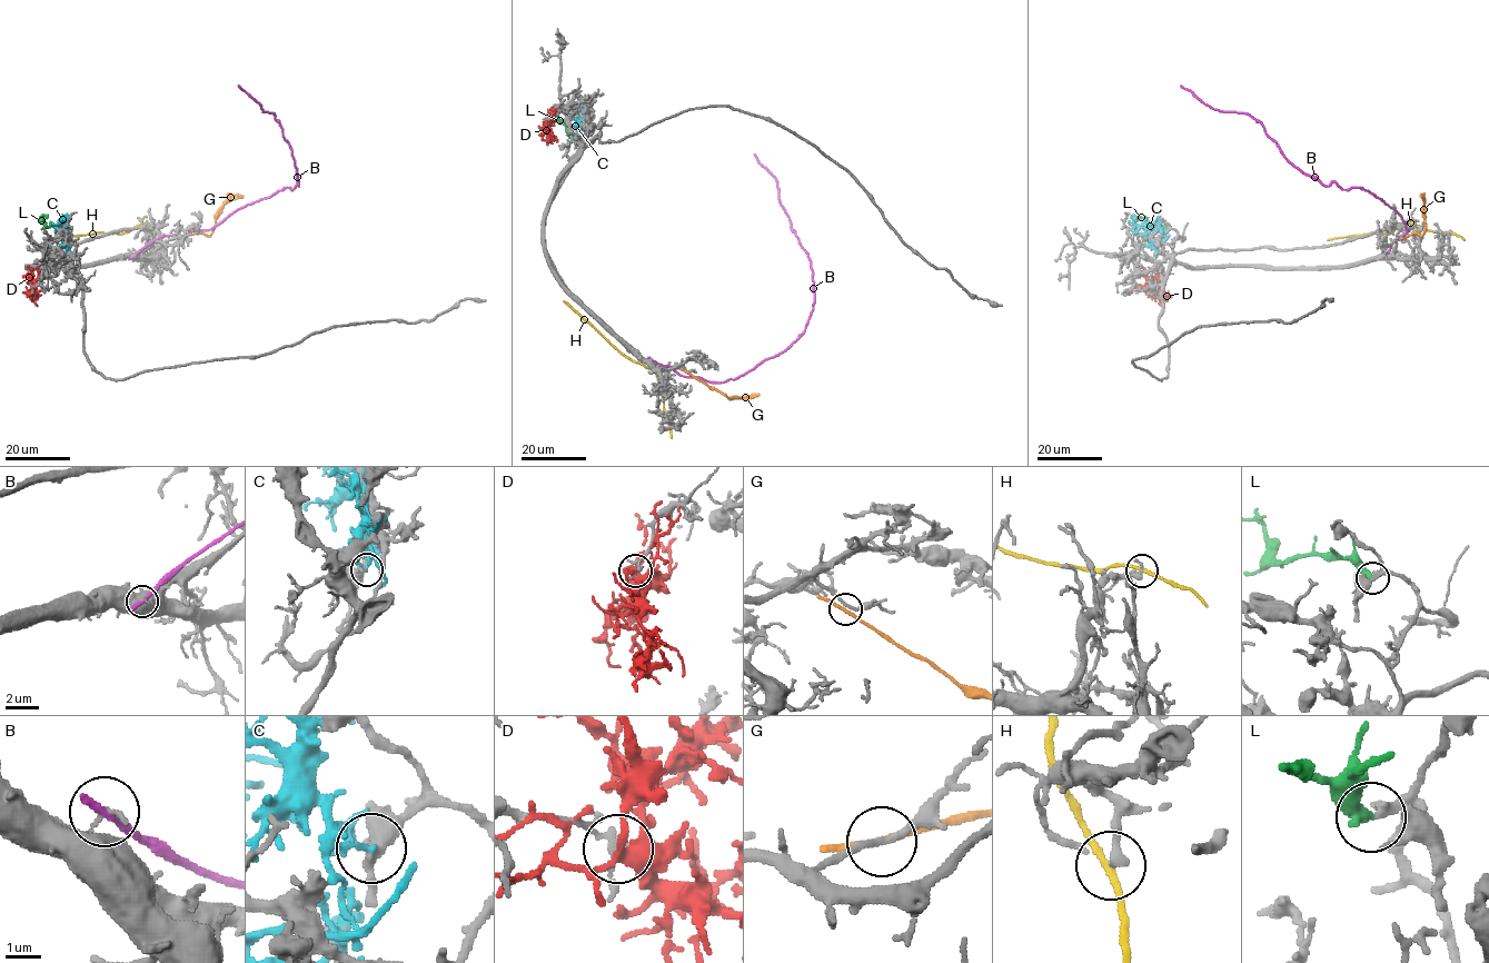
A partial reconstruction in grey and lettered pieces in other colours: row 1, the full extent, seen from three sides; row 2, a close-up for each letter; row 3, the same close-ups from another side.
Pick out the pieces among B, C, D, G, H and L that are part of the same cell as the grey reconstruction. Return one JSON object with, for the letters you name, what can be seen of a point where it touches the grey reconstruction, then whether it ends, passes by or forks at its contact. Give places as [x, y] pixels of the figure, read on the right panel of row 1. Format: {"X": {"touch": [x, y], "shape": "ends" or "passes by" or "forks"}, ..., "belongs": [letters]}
{"L": {"touch": [1169, 229], "shape": "ends"}, "belongs": ["L"]}

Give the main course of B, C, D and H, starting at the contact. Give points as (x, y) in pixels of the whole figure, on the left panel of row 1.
B: (133, 256), (160, 237), (208, 230), (250, 204), (293, 189), (297, 181), (298, 186), (278, 121), (238, 85)
C: (67, 232), (68, 222), (61, 226), (62, 216), (58, 214)
D: (31, 288), (31, 280), (26, 277), (28, 271)
H: (152, 232), (147, 231), (144, 222), (126, 231), (47, 240)

